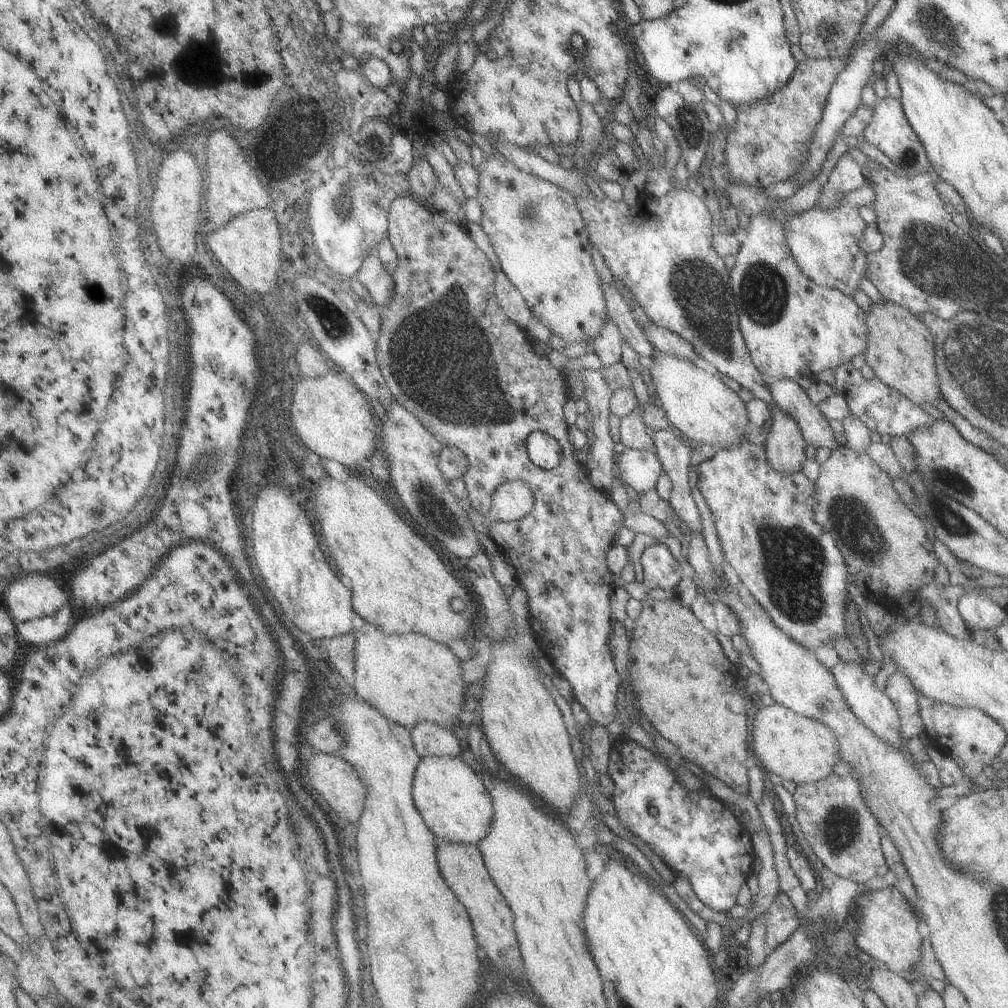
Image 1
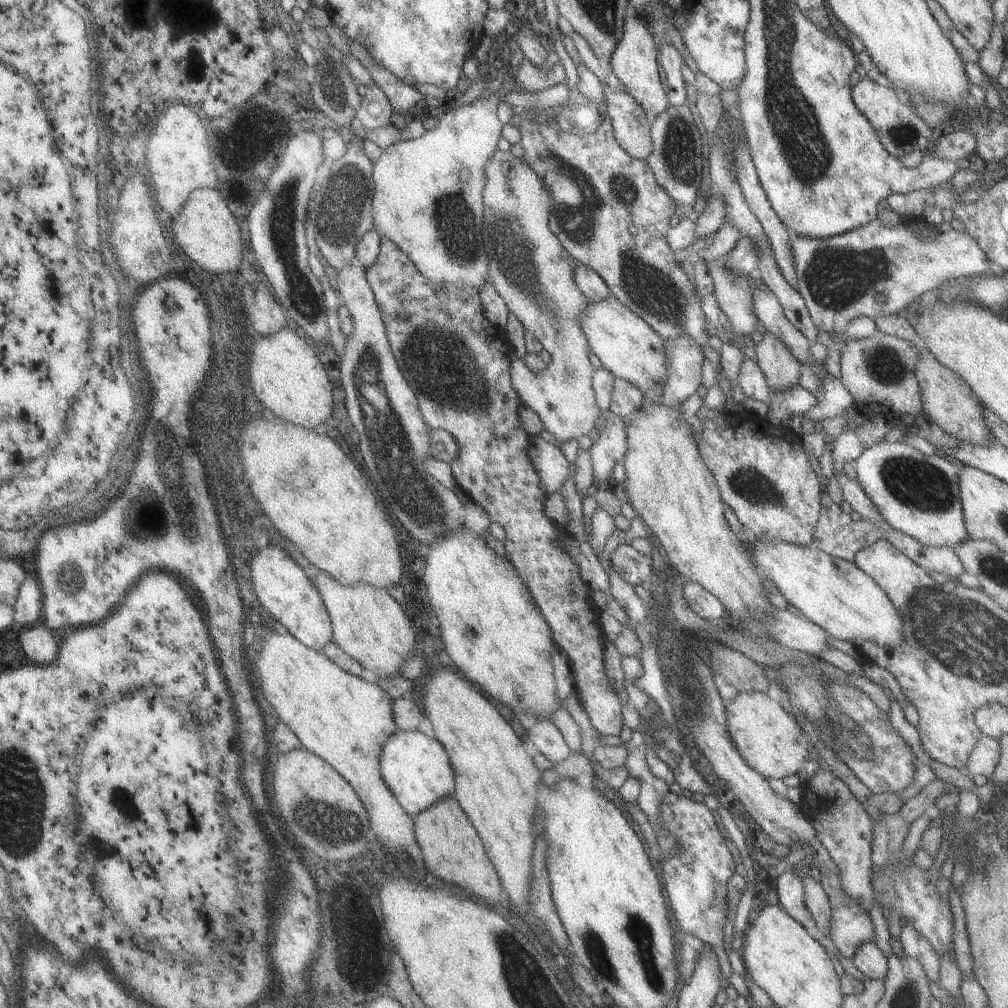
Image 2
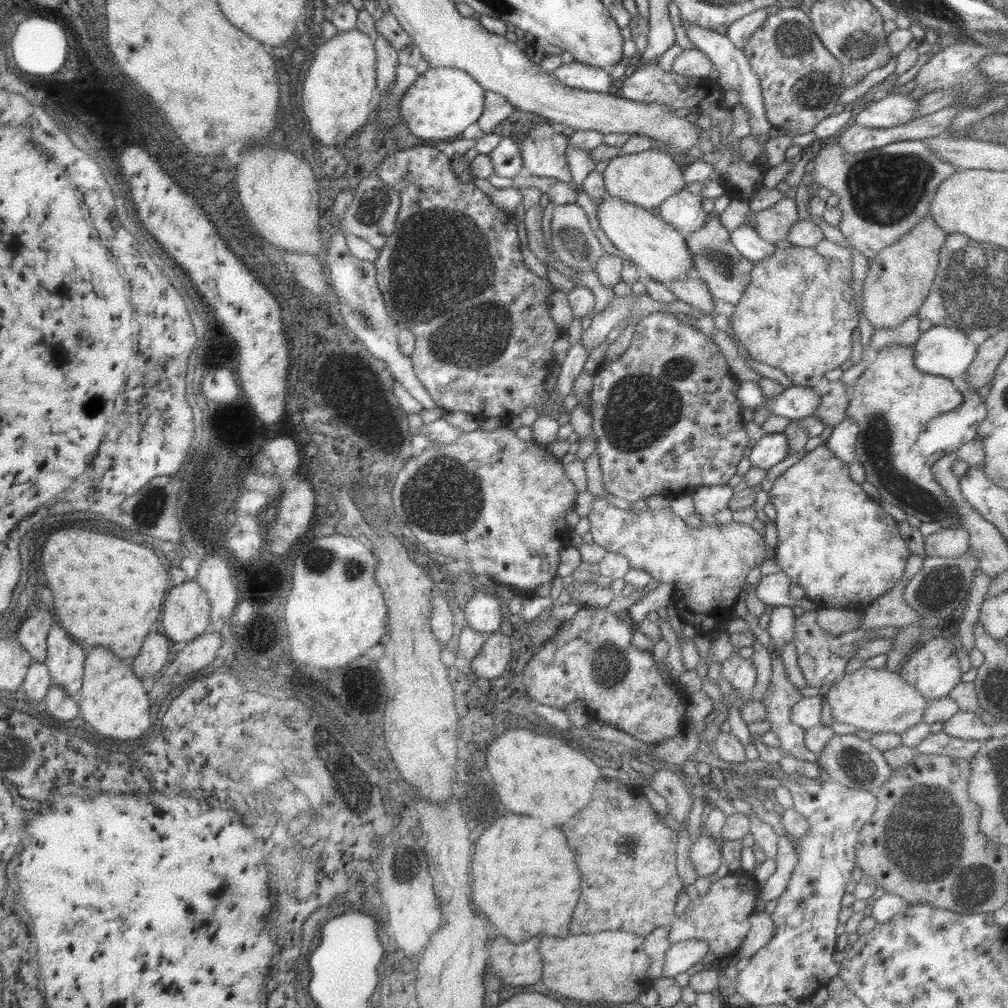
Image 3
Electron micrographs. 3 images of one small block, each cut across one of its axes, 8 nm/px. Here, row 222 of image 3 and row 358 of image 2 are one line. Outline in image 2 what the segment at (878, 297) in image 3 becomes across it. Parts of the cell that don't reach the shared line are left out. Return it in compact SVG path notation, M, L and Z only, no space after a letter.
M919 345L921 352L916 359L914 376L919 384L923 412L944 432L958 441L975 445L988 444L992 440L991 432L986 426L983 415L984 406L973 390L955 372L940 364L939 360L924 346Z

